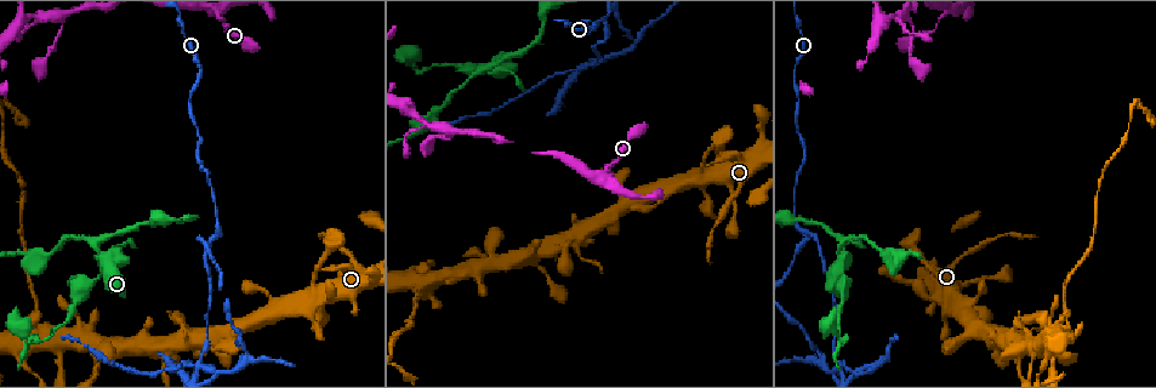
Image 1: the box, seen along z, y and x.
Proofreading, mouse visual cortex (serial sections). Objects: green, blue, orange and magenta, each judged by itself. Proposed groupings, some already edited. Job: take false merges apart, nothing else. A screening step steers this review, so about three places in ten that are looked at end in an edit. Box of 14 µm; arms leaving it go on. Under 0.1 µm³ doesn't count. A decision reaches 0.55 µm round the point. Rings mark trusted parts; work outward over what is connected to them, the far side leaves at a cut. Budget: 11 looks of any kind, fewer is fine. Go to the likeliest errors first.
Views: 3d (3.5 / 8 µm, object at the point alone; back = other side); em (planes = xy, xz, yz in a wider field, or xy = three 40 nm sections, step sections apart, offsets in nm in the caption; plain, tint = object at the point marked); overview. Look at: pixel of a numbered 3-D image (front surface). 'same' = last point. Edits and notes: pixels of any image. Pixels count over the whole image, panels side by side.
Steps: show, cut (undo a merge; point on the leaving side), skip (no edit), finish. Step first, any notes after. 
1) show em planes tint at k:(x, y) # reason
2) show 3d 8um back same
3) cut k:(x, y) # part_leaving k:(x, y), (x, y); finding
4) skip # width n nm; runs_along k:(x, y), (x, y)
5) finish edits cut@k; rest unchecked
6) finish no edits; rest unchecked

show 3d 3.5um at 1:(429, 291) # three arms meet

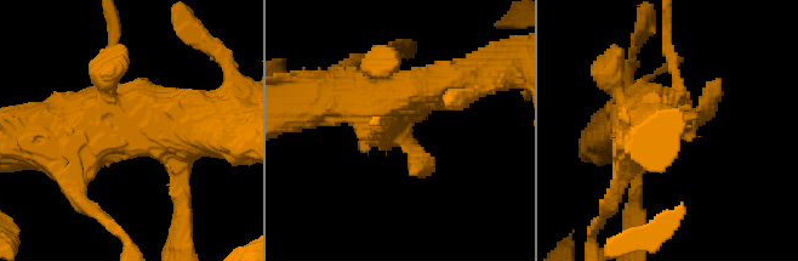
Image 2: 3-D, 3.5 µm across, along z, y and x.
show em xy step 3 tint at 2:(394, 123)

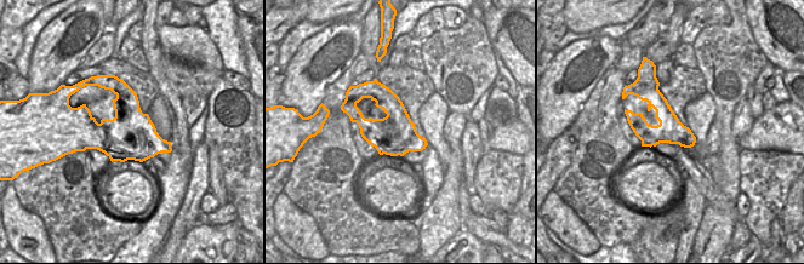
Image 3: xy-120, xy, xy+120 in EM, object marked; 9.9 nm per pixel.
cut 2:(667, 44) # part_leaving 2:(676, 86), (667, 23); two cells meet here

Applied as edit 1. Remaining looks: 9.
show 3d 3.5um at 1:(96, 242) # branch point

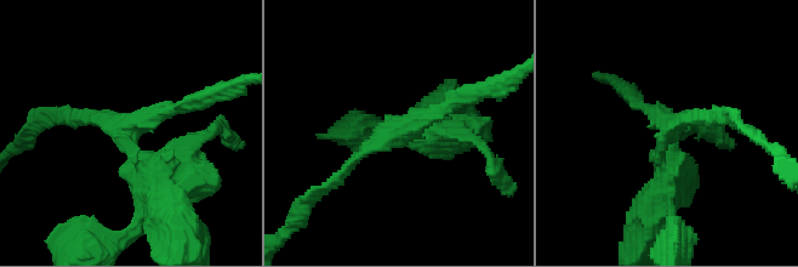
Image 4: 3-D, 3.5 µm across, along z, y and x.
show em planes tint at 4:(127, 131) # arms 3; arm_widths 150, 200, 350 nm; now the EM

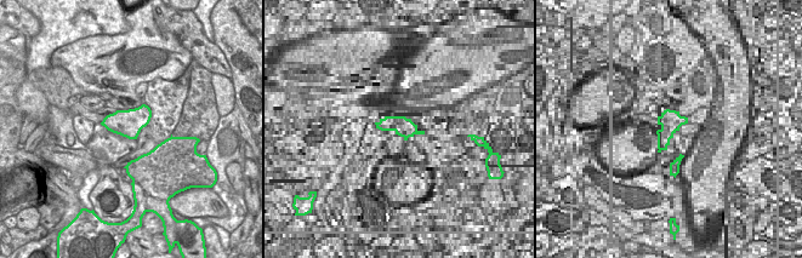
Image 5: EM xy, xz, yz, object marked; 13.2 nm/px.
cut 4:(484, 129) # two cells meet here

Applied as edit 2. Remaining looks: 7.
show overview

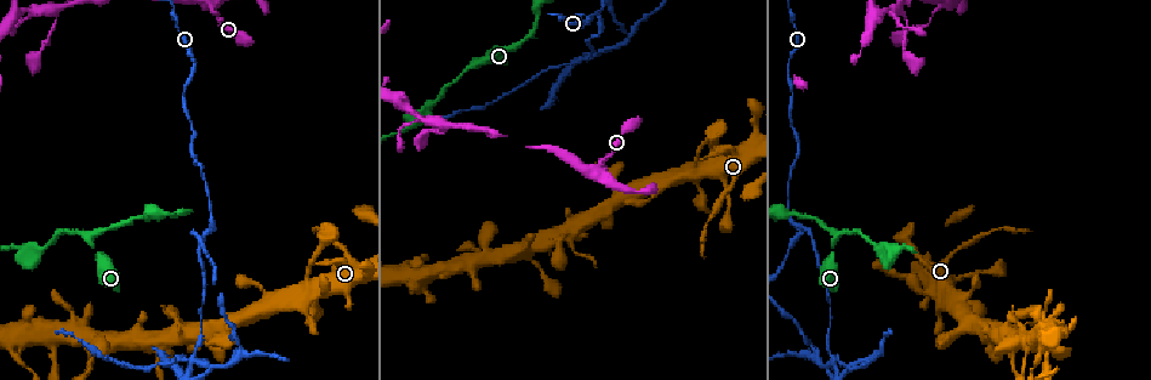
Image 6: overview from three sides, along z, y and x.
show 3d 3.5um back at 6:(192, 70) # narrows sharply

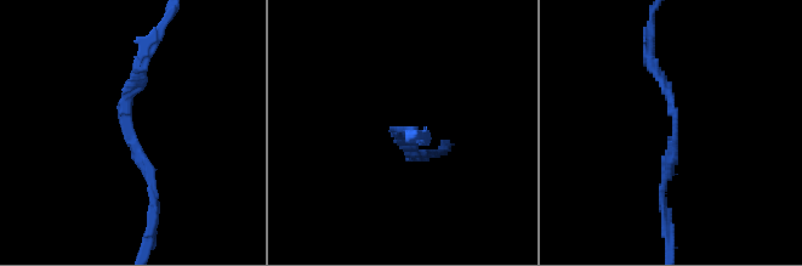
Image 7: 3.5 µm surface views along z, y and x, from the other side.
show em xy step 2 tint at 7:(397, 132)

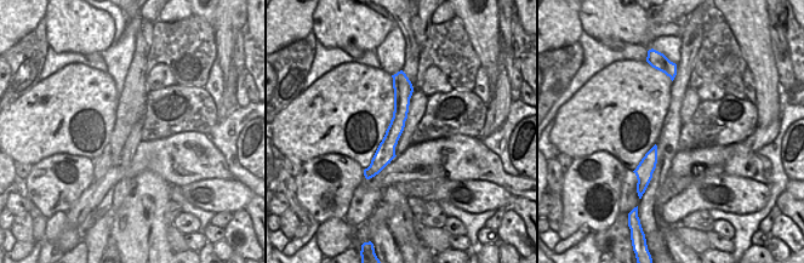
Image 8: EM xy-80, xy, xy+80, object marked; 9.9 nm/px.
skip # runs_along 8:(395, 78), (399, 119), (371, 172); continuous, no second cell

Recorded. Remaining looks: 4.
show 3d 8um at 6:(599, 161)

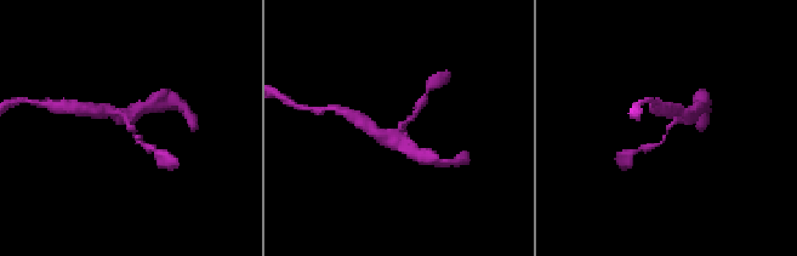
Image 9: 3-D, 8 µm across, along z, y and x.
show 3d 3.5um at 9:(131, 127)

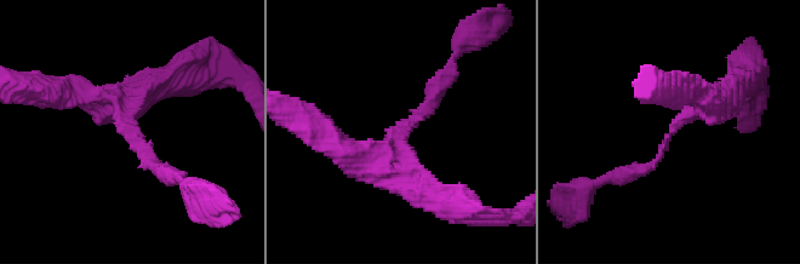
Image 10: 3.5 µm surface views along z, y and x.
show em xy step 3 tint at 10:(124, 125) # need the tissue

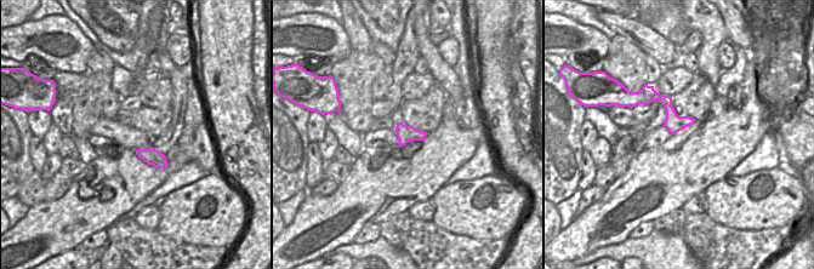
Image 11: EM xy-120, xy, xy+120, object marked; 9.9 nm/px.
skip # arm_widths 150, 350, 350 nm; runs_along 11:(642, 101), (659, 97), (689, 121); all the same cell

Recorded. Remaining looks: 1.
finish edits cut@2, cut@4; rest unchecked

